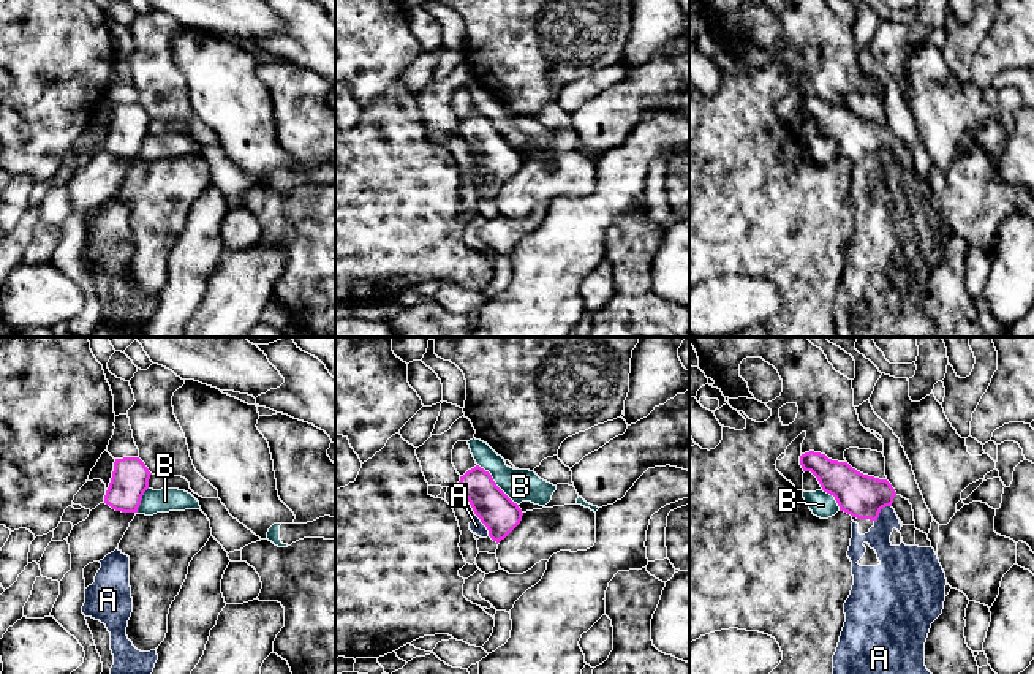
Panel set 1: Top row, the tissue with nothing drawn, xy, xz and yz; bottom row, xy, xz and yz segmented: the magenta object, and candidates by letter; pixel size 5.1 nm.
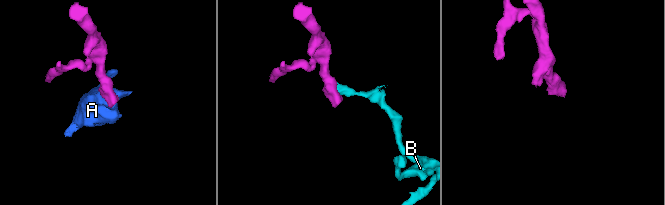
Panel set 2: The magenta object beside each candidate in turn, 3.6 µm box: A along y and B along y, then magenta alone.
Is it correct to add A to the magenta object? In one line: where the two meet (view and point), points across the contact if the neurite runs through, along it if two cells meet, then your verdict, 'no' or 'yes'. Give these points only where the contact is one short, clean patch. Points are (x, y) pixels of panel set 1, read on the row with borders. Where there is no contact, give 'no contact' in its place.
yz (879, 511) | across yz (860, 496), (879, 511), (883, 548), (892, 559) | yes

